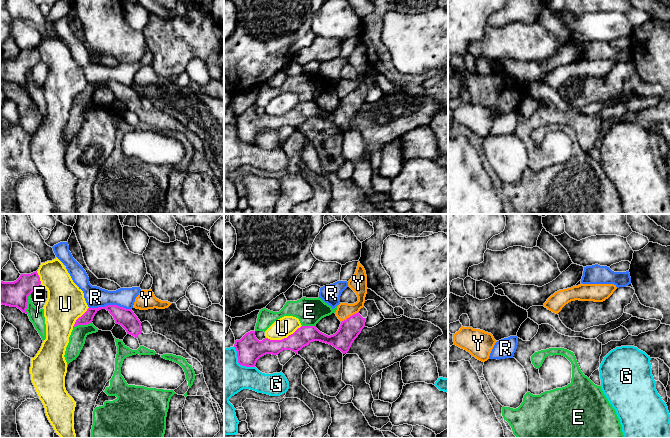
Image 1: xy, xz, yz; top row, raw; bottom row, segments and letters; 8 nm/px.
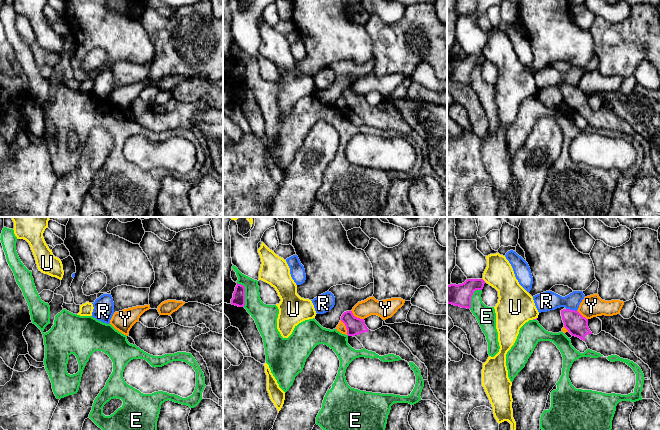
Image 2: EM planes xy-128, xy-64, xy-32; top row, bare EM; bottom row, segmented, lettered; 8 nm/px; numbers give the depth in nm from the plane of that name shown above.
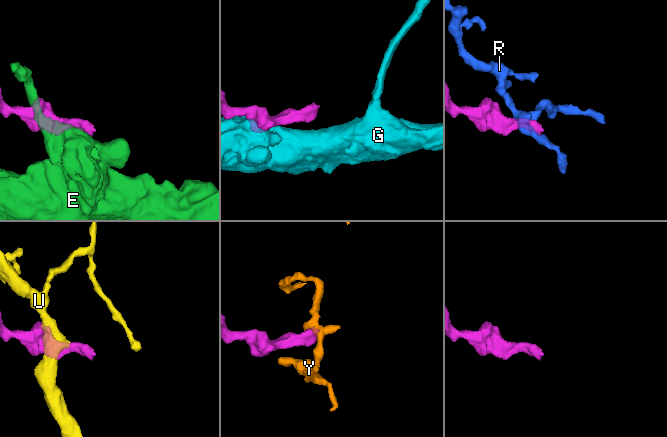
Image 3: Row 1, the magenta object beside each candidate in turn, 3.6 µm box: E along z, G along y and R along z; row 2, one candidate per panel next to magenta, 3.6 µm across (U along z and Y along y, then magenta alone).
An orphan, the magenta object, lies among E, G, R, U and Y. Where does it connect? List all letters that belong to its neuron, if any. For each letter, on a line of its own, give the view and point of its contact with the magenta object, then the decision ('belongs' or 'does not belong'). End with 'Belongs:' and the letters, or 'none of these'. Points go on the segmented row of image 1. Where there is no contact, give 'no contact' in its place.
E: xy (27, 302) | does not belong
G: xz (238, 362) | does not belong
R: xy (110, 305) | does not belong
U: xz (284, 338) | does not belong
Y: xz (350, 316) | does not belong
Belongs: none of these

